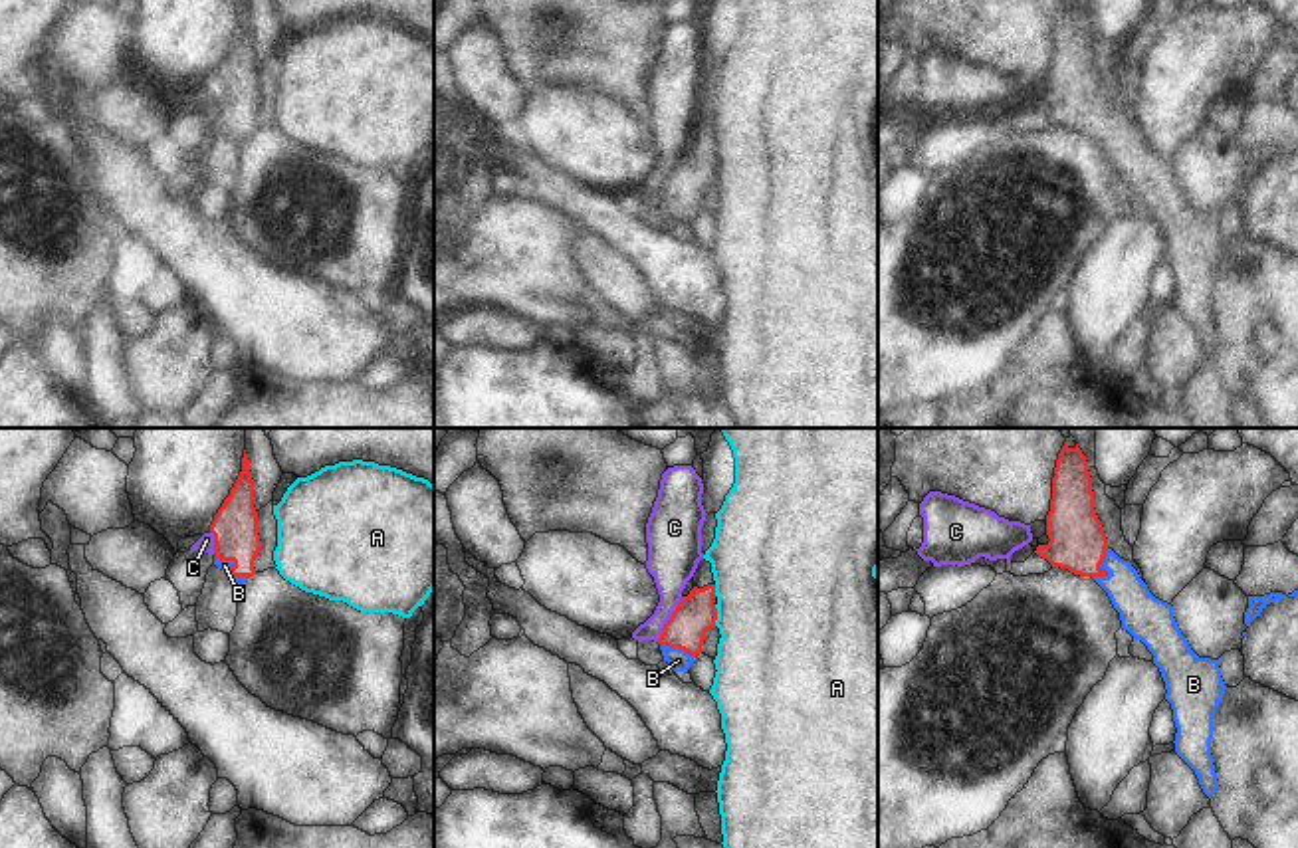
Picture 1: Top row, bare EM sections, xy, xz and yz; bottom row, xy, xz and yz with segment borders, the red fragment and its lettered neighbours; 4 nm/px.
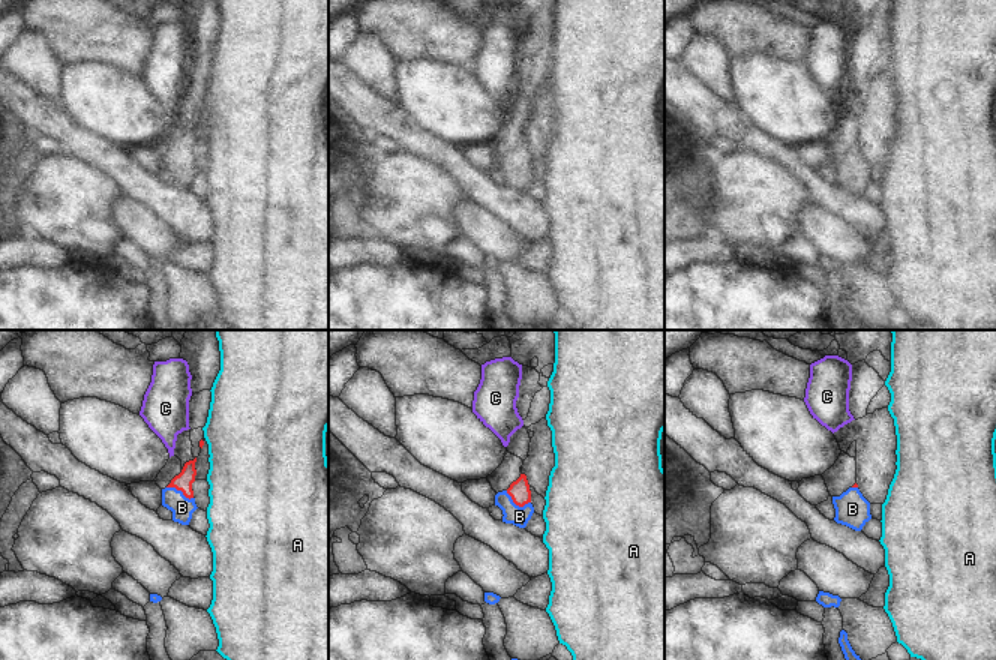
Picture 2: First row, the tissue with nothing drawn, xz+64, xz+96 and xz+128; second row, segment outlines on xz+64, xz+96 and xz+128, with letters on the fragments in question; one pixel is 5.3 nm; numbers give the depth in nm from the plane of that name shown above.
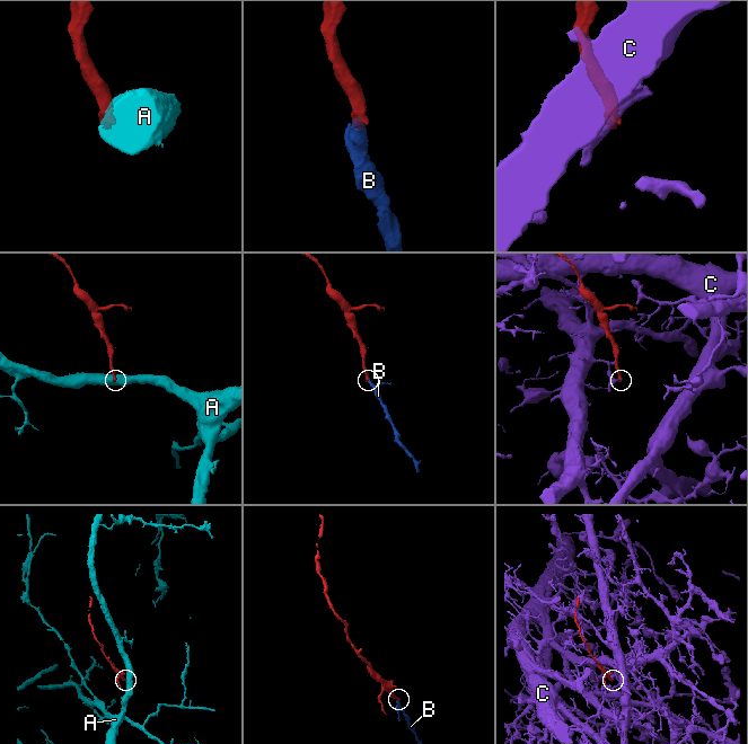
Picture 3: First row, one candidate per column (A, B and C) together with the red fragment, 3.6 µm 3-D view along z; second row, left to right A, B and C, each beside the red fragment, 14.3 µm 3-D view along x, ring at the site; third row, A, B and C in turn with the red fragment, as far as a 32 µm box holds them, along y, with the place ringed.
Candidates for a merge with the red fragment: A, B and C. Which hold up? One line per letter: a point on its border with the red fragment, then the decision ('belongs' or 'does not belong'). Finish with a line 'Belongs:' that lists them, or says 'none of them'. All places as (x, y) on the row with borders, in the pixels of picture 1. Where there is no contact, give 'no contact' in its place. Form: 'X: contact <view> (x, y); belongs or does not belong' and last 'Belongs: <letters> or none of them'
A: contact xz (716, 615); does not belong
B: contact yz (1102, 569); belongs
C: contact xz (670, 619); does not belong
Belongs: B

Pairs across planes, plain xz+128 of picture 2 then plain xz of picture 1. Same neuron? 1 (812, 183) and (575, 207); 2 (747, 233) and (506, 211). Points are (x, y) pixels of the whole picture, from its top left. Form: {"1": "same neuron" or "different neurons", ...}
{"1": "same neuron", "2": "same neuron"}

